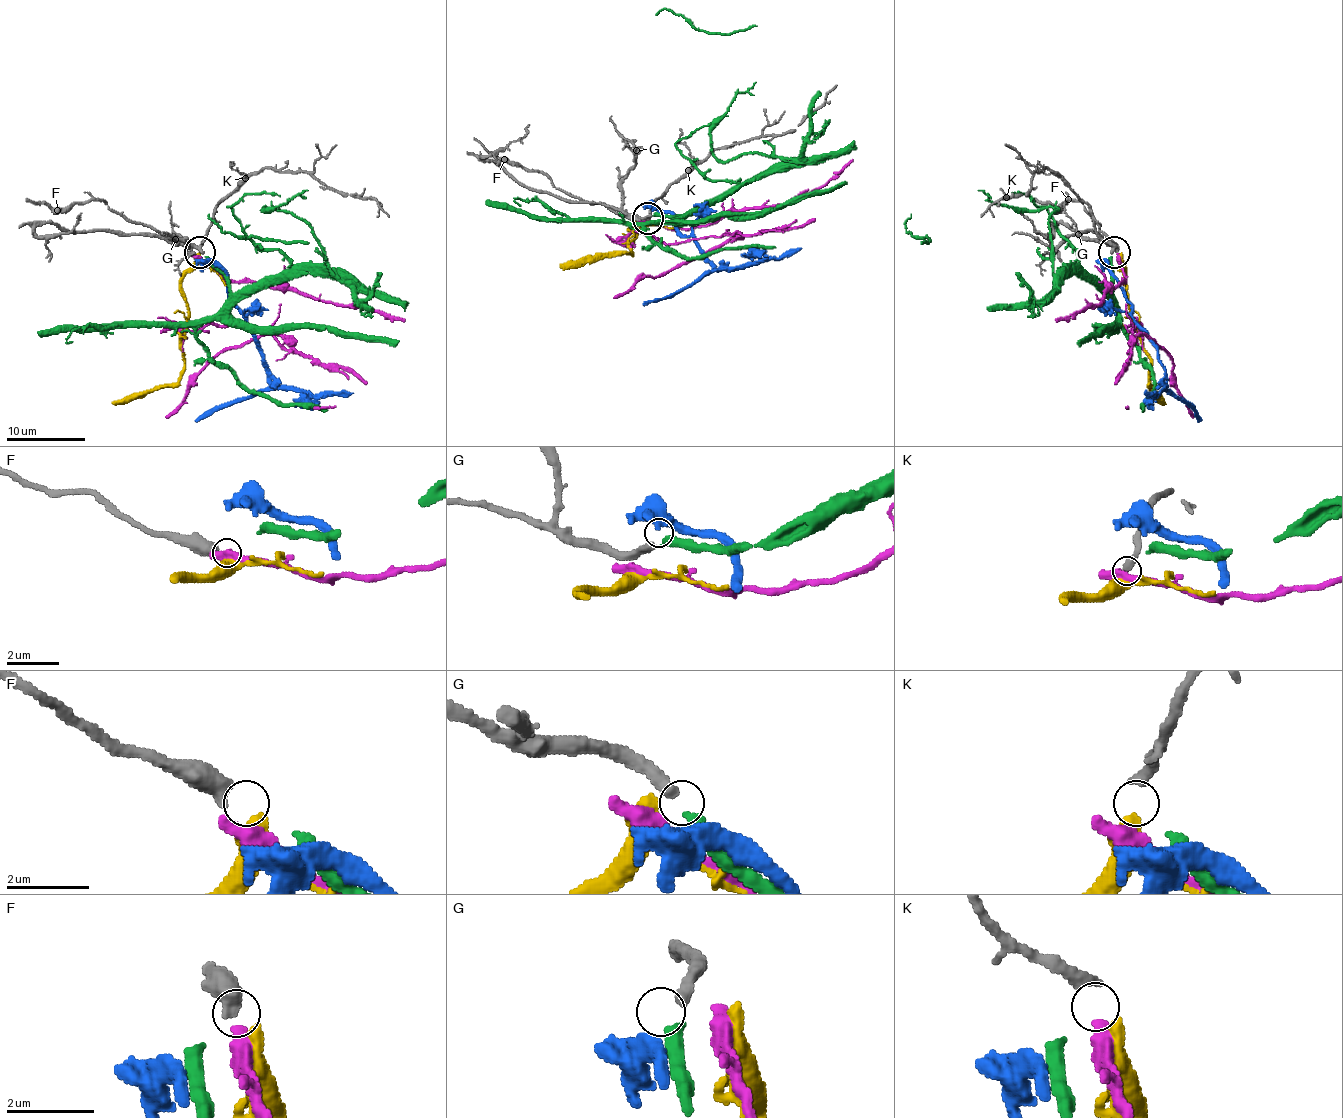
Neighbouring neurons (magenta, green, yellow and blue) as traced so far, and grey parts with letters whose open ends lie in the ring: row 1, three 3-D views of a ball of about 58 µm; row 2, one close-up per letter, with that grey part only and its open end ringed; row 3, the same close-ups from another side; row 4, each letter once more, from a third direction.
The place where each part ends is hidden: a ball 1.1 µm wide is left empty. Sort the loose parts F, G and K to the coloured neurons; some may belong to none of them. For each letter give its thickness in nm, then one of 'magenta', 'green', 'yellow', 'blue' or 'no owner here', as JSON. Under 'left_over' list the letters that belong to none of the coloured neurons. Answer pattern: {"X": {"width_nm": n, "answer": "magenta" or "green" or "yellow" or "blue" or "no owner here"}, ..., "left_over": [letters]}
{"F": {"width_nm": 480, "answer": "magenta"}, "G": {"width_nm": 280, "answer": "green"}, "K": {"width_nm": 280, "answer": "yellow"}, "left_over": []}

